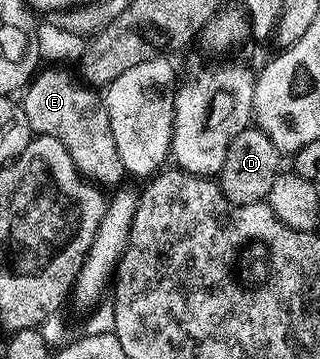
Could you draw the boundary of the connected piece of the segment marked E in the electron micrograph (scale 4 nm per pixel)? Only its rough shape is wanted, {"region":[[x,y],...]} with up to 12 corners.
{"region":[[62,66],[21,93],[31,133],[99,186],[124,177],[103,97]]}

